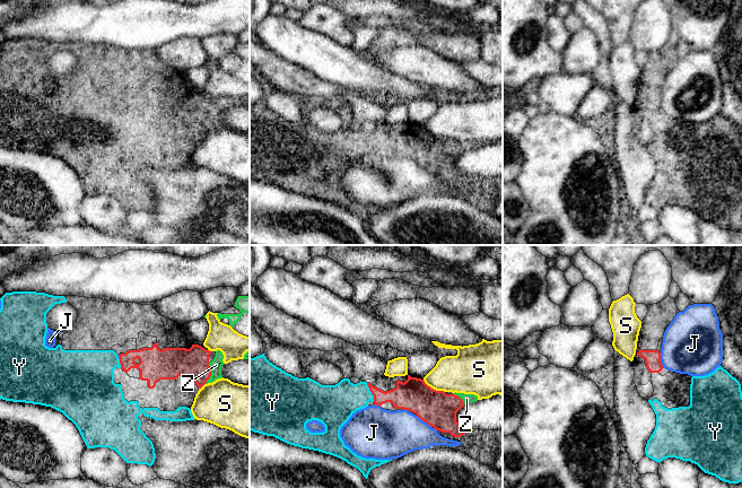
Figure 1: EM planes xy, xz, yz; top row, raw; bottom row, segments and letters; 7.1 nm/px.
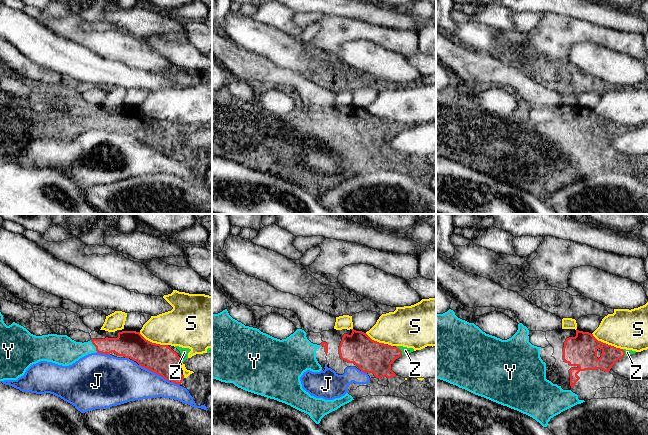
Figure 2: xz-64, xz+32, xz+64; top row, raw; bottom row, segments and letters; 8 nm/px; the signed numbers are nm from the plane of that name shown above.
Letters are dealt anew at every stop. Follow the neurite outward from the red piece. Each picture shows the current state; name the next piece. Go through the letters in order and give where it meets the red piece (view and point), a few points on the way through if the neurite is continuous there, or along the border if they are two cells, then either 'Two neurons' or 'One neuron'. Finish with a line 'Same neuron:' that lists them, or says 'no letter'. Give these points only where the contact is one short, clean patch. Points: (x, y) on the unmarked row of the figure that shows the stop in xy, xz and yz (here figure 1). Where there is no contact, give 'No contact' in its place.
J: Touches red at yz (661, 107). Two neurons
S: Touches red at xz (433, 136). Two neurons
Y: Touches red at xz (370, 138). One neuron
Z: Touches red at xy (210, 120). Boundary: xy (209, 110), (210, 124), (204, 130). Two neurons
Same neuron: Y

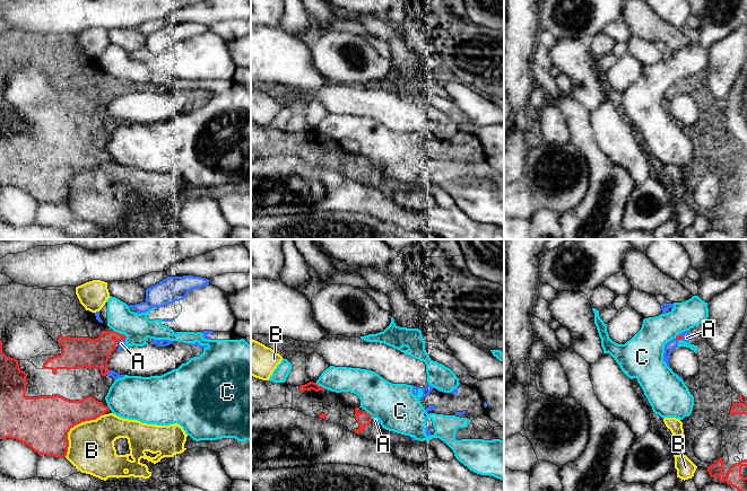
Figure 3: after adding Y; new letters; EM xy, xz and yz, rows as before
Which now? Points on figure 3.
A: Touches red at xy (107, 119). Boundary: xy (110, 117), (105, 121). Two neurons
B: Touches red at xy (74, 173). Two neurons
C: Touches red at xz (320, 133). Two neurons
Same neuron: no letter

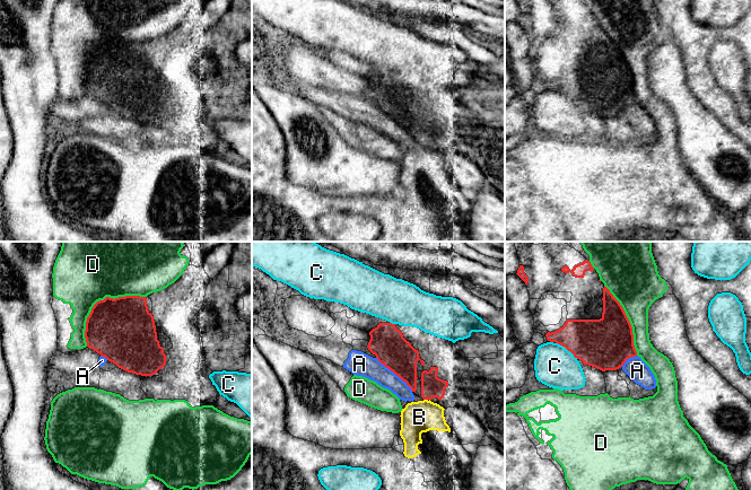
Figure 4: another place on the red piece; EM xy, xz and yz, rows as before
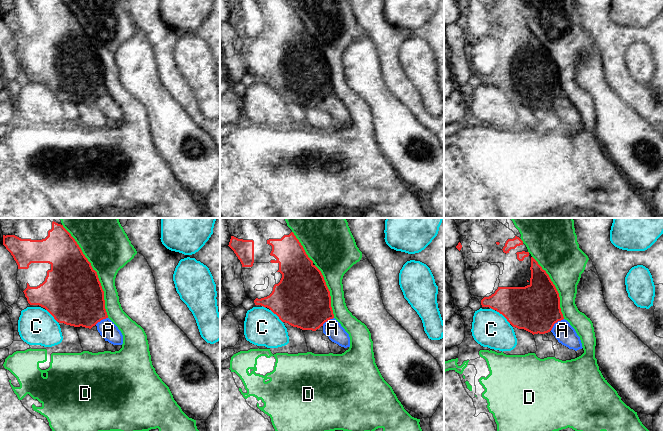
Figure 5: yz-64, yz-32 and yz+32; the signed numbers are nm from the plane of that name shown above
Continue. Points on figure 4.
A: Touches red at xz (394, 120). Boundary: xz (376, 104), (412, 138). Two neurons
B: Touches red at xz (426, 146). Boundary: xz (424, 146), (427, 147). Two neurons
C: Touches red at yz (567, 96). Two neurons
D: Touches red at xy (99, 47). Two neurons
Same neuron: no letter

